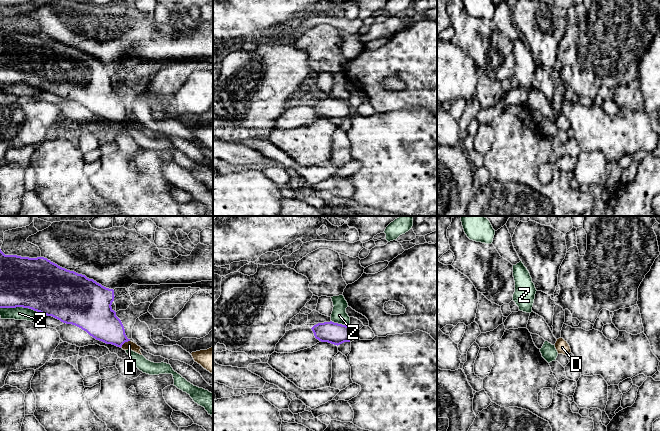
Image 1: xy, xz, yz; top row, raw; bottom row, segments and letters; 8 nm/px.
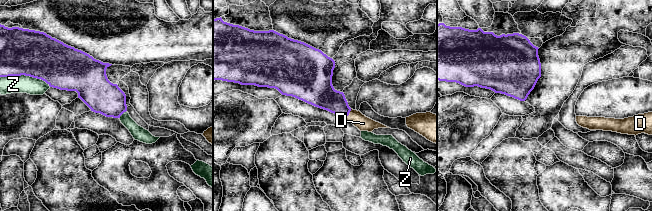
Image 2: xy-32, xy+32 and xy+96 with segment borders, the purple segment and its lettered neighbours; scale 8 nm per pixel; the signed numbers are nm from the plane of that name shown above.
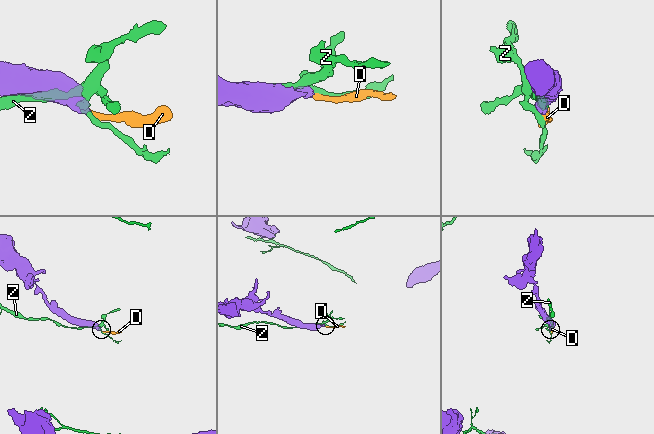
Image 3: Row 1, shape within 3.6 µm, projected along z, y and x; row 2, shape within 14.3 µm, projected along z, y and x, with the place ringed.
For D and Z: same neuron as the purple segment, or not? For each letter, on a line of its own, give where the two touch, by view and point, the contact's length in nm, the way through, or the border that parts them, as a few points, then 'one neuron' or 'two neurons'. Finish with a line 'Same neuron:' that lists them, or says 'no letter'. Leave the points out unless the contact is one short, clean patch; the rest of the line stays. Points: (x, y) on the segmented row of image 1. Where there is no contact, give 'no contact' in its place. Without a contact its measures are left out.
D: contact xy (124, 342); length 100 nm; way xy (100, 322), (124, 342), (129, 345); one neuron
Z: contact xy (22, 306); length 360 nm; two neurons
Same neuron: D

